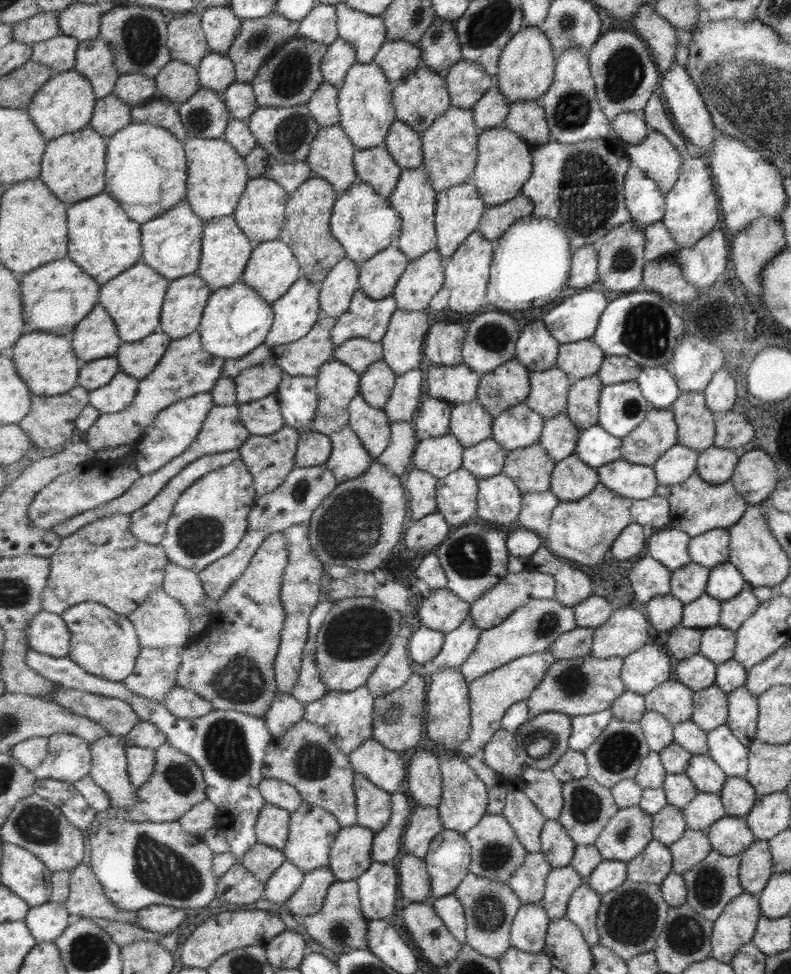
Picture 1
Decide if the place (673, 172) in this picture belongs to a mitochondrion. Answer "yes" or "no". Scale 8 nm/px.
no

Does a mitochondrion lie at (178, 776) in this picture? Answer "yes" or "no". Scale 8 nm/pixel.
yes

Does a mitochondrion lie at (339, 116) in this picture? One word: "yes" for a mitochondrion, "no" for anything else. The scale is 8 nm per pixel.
no

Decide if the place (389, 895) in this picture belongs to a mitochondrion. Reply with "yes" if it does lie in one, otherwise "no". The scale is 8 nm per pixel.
no

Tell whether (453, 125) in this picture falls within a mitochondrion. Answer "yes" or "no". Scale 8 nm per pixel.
no

